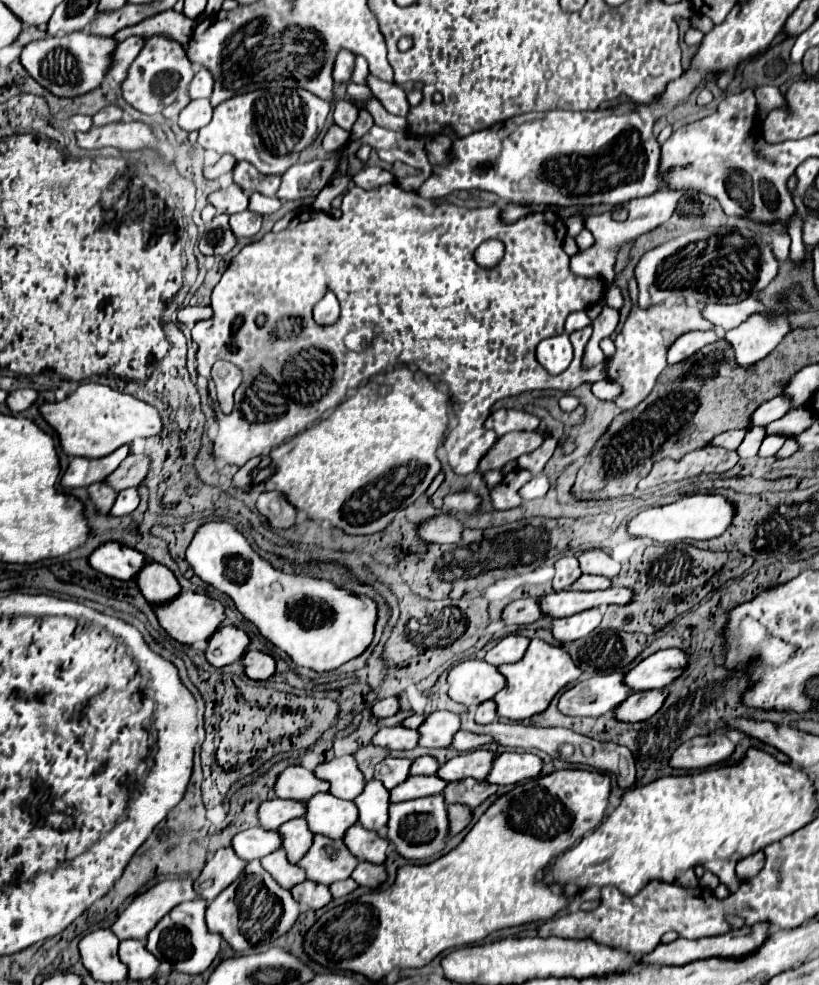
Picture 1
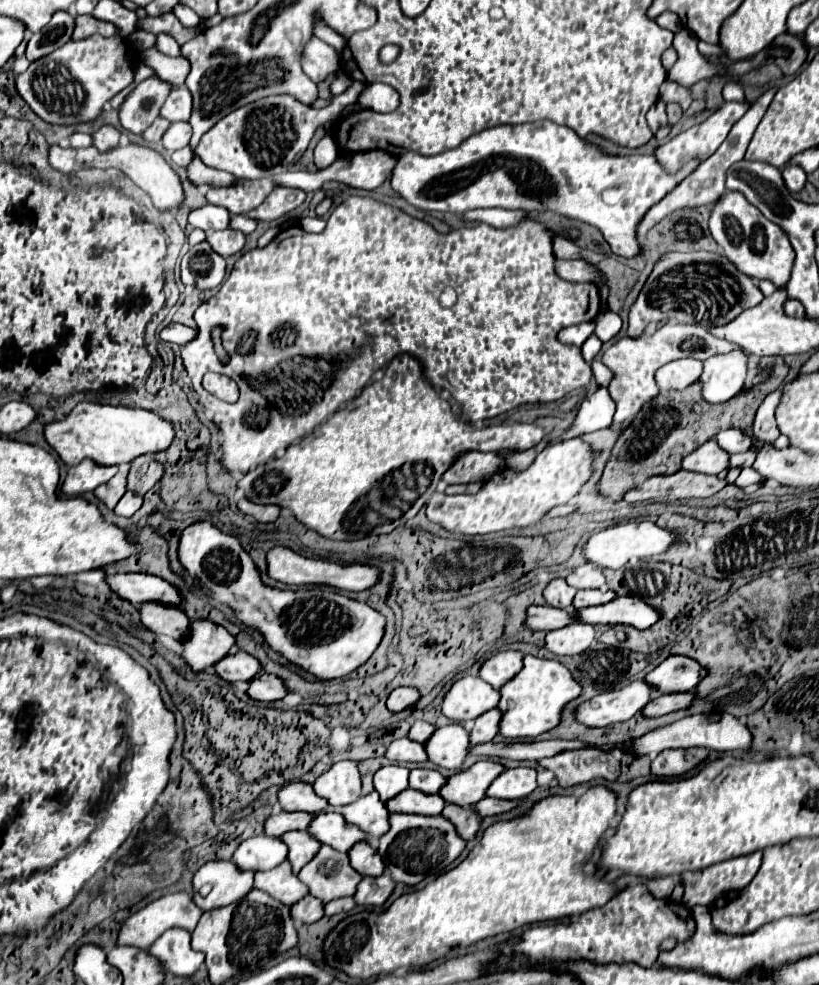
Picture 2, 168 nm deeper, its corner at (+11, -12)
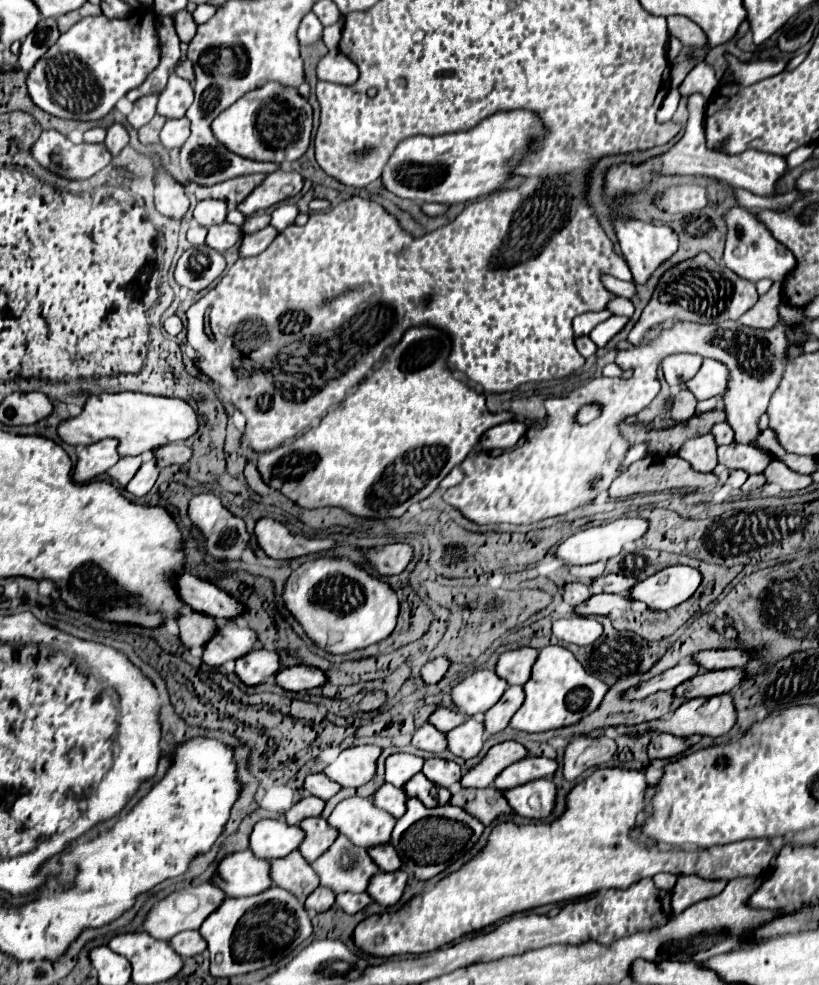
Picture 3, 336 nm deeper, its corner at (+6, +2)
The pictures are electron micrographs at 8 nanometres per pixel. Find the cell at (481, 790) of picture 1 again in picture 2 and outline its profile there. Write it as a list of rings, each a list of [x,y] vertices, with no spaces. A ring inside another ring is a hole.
[[[483,798],[481,802],[477,802],[473,808],[479,812],[481,818],[485,816],[495,816],[495,814],[503,814],[513,810],[515,806],[519,806],[519,800],[497,800],[497,798]]]

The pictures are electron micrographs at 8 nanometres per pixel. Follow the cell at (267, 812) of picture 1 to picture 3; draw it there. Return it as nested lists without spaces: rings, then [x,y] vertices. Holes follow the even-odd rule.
[[[306,796],[300,802],[296,802],[286,814],[286,822],[288,824],[298,824],[300,820],[308,818],[308,816],[320,816],[320,812],[324,810],[324,800],[316,798],[316,796]]]

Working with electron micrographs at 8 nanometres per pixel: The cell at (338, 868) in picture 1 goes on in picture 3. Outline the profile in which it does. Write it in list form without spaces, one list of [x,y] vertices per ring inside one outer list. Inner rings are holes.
[[[338,836],[334,844],[312,864],[320,878],[320,886],[338,892],[364,892],[378,866],[368,856],[366,848],[352,844],[346,836]]]

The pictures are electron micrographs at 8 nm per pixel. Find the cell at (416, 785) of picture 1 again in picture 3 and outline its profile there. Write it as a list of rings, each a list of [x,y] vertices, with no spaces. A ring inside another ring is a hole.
[[[416,774],[414,778],[410,778],[404,784],[404,790],[408,792],[408,796],[414,796],[420,802],[424,802],[424,806],[428,808],[436,808],[450,800],[450,792],[446,788],[432,784],[424,774]]]

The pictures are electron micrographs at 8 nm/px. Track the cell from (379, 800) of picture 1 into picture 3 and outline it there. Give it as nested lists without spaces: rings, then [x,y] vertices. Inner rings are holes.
[[[382,784],[374,794],[372,794],[372,804],[394,818],[400,818],[406,812],[406,792],[402,788],[396,788],[392,784]]]

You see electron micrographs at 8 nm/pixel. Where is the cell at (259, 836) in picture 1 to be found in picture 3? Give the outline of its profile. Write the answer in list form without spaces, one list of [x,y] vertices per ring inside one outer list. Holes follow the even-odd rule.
[[[260,820],[250,834],[250,850],[264,860],[284,858],[300,846],[304,830],[282,820]]]

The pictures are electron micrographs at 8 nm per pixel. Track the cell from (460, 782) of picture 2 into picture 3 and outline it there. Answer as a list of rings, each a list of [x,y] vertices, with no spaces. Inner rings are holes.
[[[512,740],[500,742],[500,744],[492,746],[488,750],[488,754],[476,766],[472,766],[470,770],[464,772],[460,784],[472,786],[472,788],[488,788],[506,766],[510,766],[516,760],[522,760],[526,756],[528,756],[528,752],[522,744],[512,742]]]

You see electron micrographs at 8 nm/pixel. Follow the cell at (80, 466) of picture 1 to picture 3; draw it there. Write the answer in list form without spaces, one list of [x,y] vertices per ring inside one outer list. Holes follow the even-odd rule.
[[[112,438],[84,446],[78,450],[74,480],[90,482],[90,480],[102,476],[106,470],[110,470],[118,460],[120,460],[120,456],[116,452],[116,440],[112,440]]]

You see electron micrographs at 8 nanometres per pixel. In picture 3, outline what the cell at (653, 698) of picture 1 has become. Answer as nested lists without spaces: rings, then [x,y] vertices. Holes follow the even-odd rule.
[[[740,668],[732,670],[712,670],[712,672],[700,672],[692,676],[690,680],[684,680],[672,690],[672,696],[676,698],[710,698],[716,694],[728,692],[732,686],[736,686],[744,678],[744,672]]]

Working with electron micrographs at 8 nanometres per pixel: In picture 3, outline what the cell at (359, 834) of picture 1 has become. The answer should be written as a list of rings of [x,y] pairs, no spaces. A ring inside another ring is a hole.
[[[376,844],[372,848],[368,848],[368,854],[372,856],[372,860],[384,870],[384,872],[394,872],[400,868],[400,856],[398,852],[392,848],[392,844]]]

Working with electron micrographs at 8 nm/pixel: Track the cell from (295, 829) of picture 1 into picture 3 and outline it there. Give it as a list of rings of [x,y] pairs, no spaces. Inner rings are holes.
[[[320,816],[318,818],[304,818],[298,826],[306,834],[298,850],[308,862],[312,862],[320,854],[324,854],[330,848],[332,840],[336,840],[336,836],[338,836],[338,832],[334,828],[330,828],[328,822]]]

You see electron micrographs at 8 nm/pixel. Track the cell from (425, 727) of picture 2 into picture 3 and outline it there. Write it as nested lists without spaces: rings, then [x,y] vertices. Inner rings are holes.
[[[438,706],[438,708],[430,714],[428,722],[430,722],[432,726],[436,726],[440,732],[450,732],[450,730],[456,728],[458,724],[462,724],[464,718],[462,718],[460,712],[452,712],[452,710],[444,708],[444,706]]]

